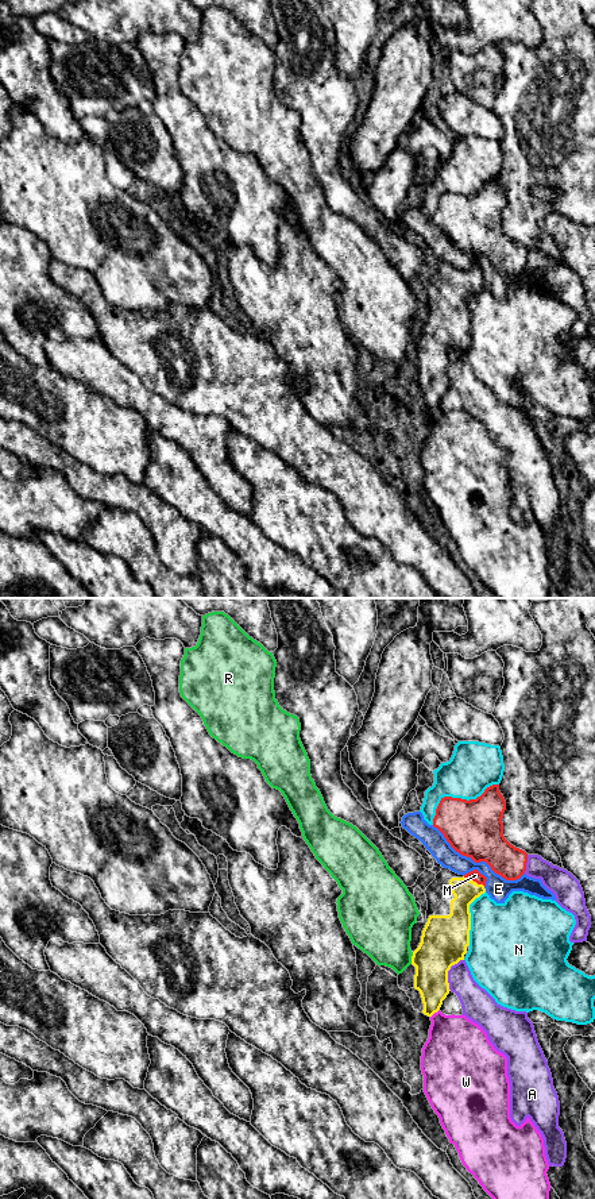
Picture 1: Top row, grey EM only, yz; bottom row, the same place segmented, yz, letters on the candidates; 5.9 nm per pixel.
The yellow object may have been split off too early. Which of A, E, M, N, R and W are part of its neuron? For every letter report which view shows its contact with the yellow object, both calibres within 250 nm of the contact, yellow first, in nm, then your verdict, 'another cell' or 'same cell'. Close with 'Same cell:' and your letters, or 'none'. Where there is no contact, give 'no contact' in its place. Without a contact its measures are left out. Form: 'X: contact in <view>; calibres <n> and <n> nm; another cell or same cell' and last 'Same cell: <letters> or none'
A: contact in yz; calibres 280 and 180 nm; another cell
E: contact in yz; calibres 150 and 140 nm; another cell
M: contact in yz; calibres 150 and 70 nm; same cell
N: contact in yz; calibres 280 and 440 nm; another cell
R: contact in yz; calibres 280 and 360 nm; another cell
W: contact in yz; calibres 200 and 360 nm; another cell
Same cell: M

